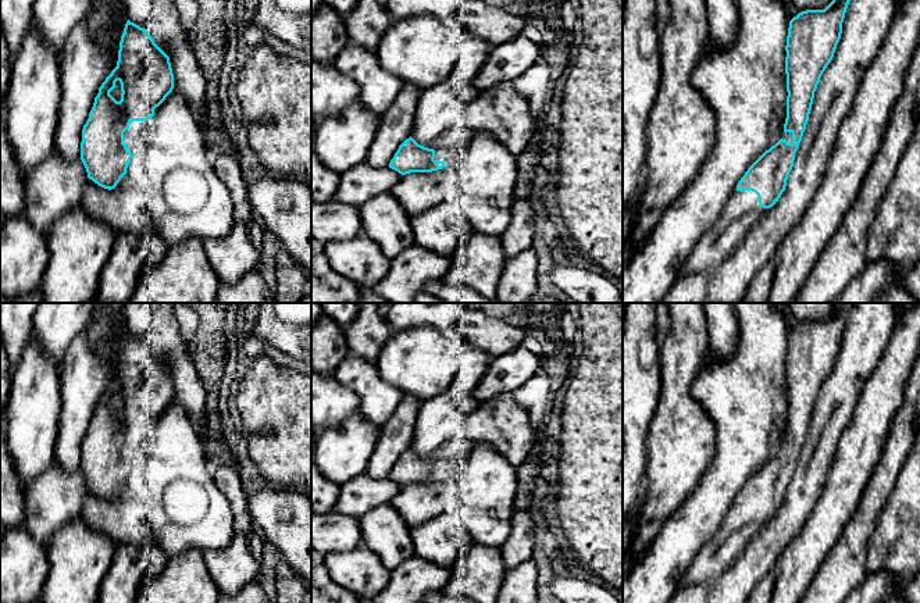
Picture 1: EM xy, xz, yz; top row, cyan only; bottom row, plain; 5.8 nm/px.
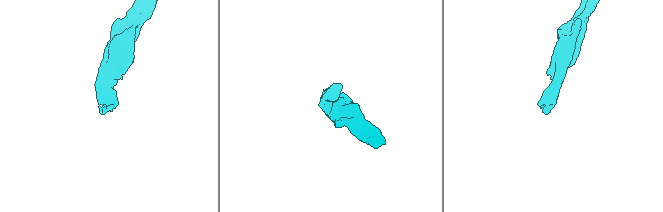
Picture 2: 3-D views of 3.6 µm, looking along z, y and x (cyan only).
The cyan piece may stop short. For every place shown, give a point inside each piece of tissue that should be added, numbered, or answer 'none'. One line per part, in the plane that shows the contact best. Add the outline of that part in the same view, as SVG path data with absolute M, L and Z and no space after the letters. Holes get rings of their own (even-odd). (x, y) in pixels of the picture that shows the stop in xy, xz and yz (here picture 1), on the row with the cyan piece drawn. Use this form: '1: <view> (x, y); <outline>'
1: yz (742, 211); M735 189L724 211L692 249L678 276L718 268L769 210L759 206L755 192Z

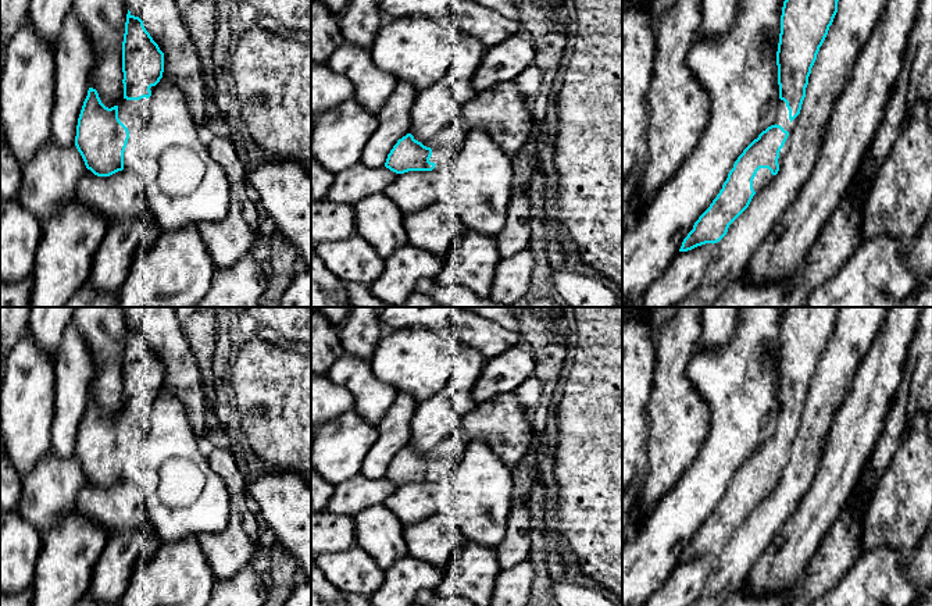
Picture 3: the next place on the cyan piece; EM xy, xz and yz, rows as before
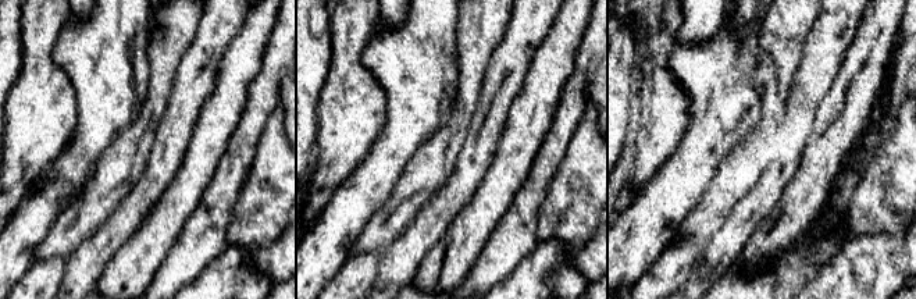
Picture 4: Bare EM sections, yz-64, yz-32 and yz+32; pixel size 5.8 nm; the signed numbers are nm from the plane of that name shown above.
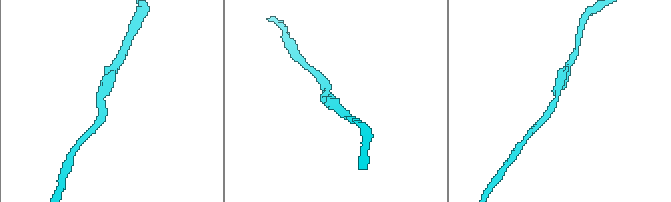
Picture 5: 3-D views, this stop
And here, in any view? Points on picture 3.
none

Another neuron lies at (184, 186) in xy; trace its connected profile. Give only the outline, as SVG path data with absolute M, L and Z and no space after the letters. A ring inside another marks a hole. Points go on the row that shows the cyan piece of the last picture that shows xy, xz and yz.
M165 79L150 90L149 99L118 104L118 118L129 131L124 170L139 179L161 231L222 221L229 182L200 142L182 92Z

